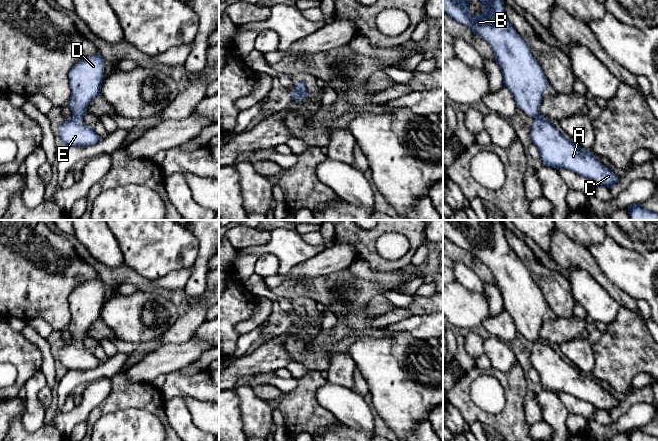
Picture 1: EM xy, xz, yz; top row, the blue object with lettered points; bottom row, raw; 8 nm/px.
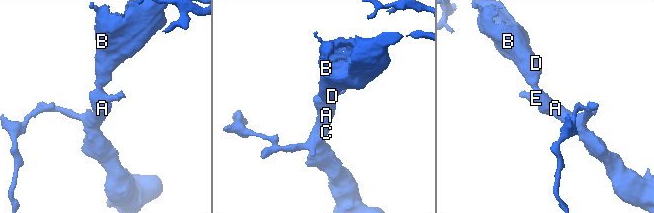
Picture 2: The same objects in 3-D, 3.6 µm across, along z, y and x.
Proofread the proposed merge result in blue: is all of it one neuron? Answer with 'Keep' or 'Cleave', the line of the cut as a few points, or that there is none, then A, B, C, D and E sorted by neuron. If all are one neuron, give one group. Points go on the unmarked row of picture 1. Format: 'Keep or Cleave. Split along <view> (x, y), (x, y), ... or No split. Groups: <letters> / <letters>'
Keep. No split. Groups: A B C D E

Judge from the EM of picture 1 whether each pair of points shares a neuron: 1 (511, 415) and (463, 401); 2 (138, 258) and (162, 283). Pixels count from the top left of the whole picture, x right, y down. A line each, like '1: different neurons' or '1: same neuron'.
1: same neuron
2: different neurons

